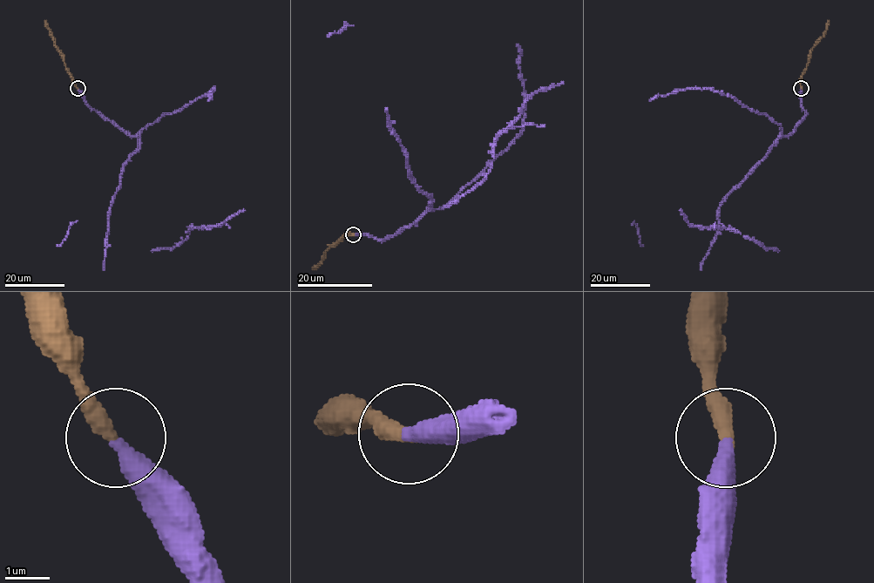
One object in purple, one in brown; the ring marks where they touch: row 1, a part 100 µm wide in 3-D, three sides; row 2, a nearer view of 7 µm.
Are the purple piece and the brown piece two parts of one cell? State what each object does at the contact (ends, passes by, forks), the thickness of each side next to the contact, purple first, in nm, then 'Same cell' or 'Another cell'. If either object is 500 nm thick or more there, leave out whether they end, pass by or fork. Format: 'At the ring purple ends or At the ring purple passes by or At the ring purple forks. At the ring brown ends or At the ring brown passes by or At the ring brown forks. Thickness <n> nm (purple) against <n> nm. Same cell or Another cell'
At the ring purple ends. At the ring brown ends. Thickness 400 nm (purple) against 400 nm. Same cell

